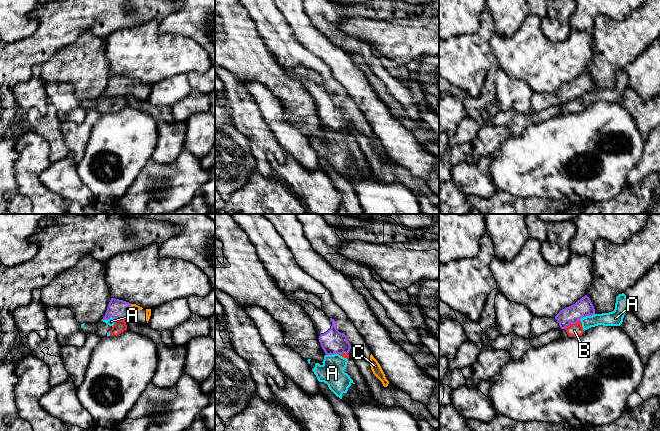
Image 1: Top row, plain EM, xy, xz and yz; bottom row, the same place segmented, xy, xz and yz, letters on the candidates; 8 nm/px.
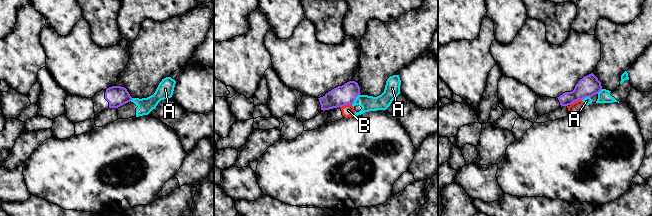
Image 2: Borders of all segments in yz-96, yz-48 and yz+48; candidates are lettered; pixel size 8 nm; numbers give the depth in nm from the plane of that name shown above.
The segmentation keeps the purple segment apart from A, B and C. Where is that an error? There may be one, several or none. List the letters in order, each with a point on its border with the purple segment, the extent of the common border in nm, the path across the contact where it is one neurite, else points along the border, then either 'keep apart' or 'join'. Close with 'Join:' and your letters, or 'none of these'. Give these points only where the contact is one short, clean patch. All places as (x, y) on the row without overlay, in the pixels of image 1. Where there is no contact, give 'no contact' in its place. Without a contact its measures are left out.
A: contact yz (586, 91); length 140 nm; border yz (594, 89), (579, 95); keep apart
B: contact yz (571, 99); length 150 nm; border yz (579, 95), (564, 104); keep apart
C: contact xy (130, 83); length 50 nm; join
Join: C

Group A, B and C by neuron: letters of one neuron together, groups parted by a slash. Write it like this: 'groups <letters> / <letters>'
groups A B / C

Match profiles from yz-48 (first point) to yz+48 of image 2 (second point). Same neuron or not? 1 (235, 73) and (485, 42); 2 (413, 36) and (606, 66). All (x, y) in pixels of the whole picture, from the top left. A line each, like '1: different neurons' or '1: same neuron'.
1: same neuron
2: same neuron

